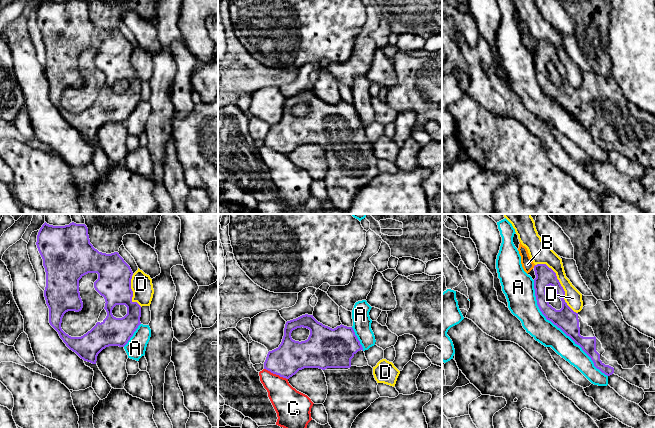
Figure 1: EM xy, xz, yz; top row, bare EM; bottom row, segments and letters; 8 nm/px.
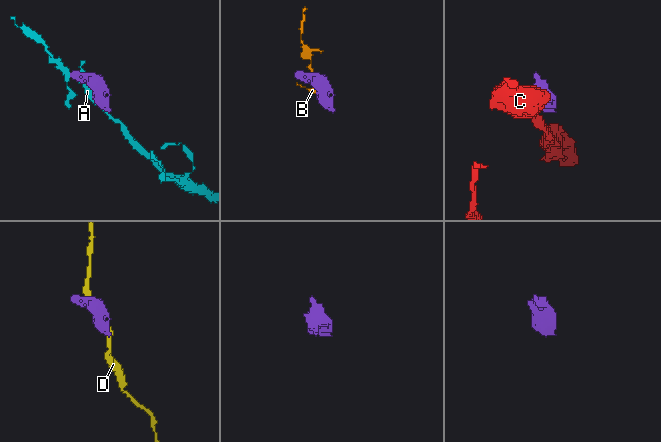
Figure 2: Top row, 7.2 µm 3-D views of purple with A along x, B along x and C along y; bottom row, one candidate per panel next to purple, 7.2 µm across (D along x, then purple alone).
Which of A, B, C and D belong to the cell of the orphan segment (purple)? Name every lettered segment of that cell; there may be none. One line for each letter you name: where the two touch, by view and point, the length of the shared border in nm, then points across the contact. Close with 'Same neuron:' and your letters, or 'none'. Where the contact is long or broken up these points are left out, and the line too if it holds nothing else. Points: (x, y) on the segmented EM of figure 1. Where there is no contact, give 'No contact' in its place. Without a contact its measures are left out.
Same neuron: none

